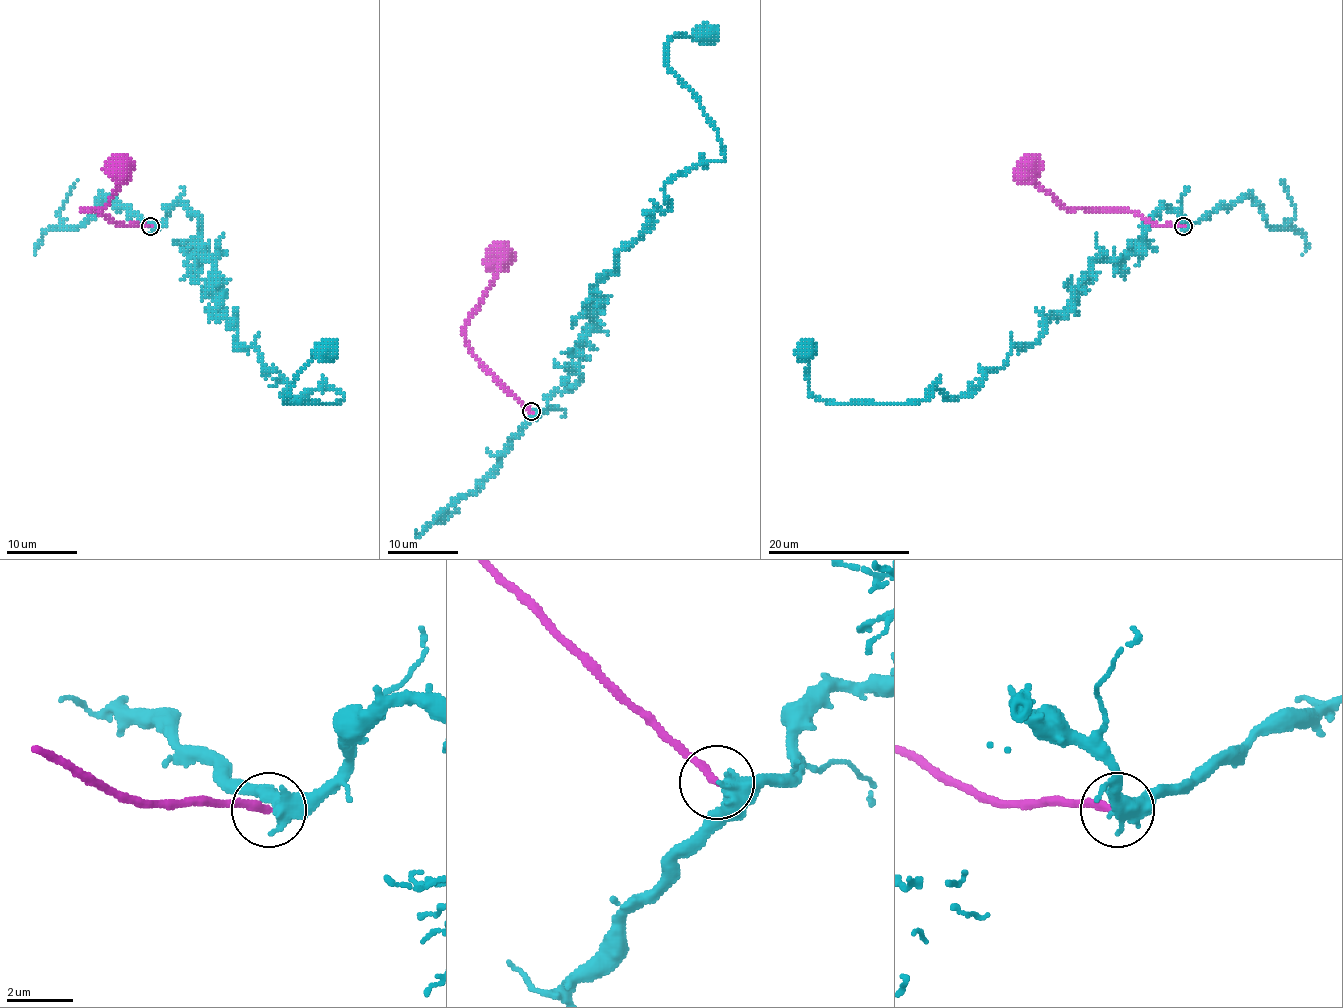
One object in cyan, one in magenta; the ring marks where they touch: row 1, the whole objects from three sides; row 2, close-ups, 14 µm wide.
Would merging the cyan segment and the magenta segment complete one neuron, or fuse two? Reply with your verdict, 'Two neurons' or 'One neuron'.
Two neurons

